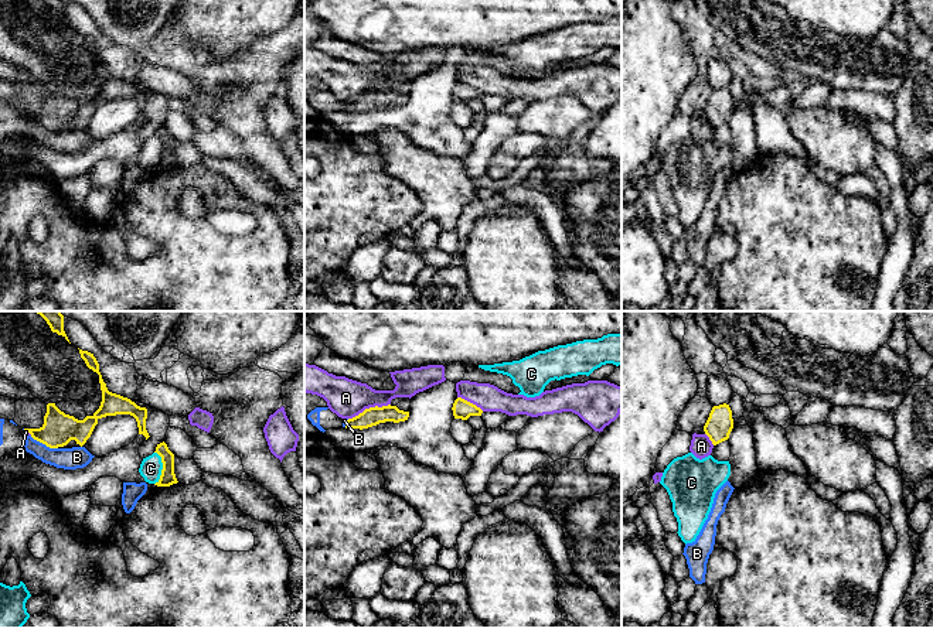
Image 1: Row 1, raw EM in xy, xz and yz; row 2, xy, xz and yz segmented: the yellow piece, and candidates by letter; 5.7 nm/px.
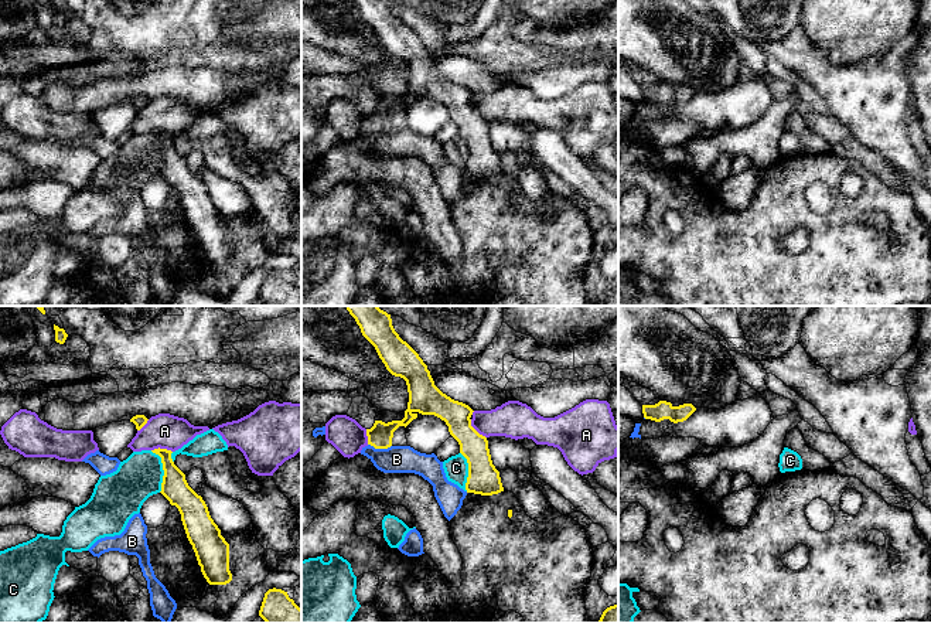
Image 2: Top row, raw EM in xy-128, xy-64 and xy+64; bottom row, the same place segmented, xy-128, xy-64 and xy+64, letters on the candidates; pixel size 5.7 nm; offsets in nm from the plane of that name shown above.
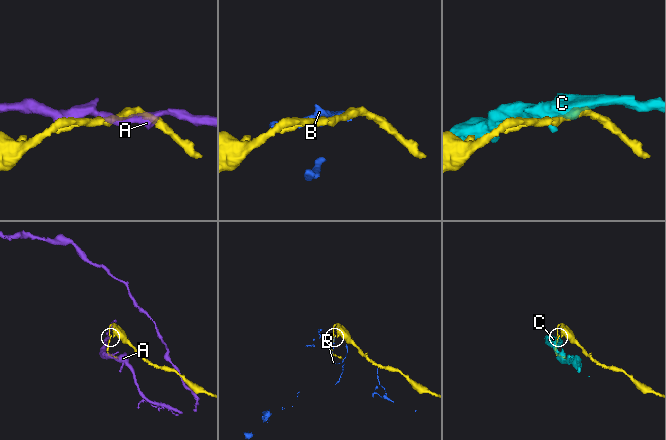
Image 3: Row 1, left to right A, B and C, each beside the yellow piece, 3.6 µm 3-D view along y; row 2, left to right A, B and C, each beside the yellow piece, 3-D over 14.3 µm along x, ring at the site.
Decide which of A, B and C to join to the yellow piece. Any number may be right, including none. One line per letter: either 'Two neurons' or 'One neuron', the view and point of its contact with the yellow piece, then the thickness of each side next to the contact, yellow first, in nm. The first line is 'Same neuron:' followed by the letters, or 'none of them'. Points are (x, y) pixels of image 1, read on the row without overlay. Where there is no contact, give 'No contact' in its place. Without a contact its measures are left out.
Same neuron: none of them
A: Two neurons. Touches yellow at xz (370, 91). Thickness 110 nm (yellow) against 220 nm
B: Two neurons. Touches yellow at xy (44, 126). Thickness 190 nm (yellow) against 130 nm
C: Two neurons. Touches yellow at xy (163, 152). Thickness 90 nm (yellow) against 130 nm

